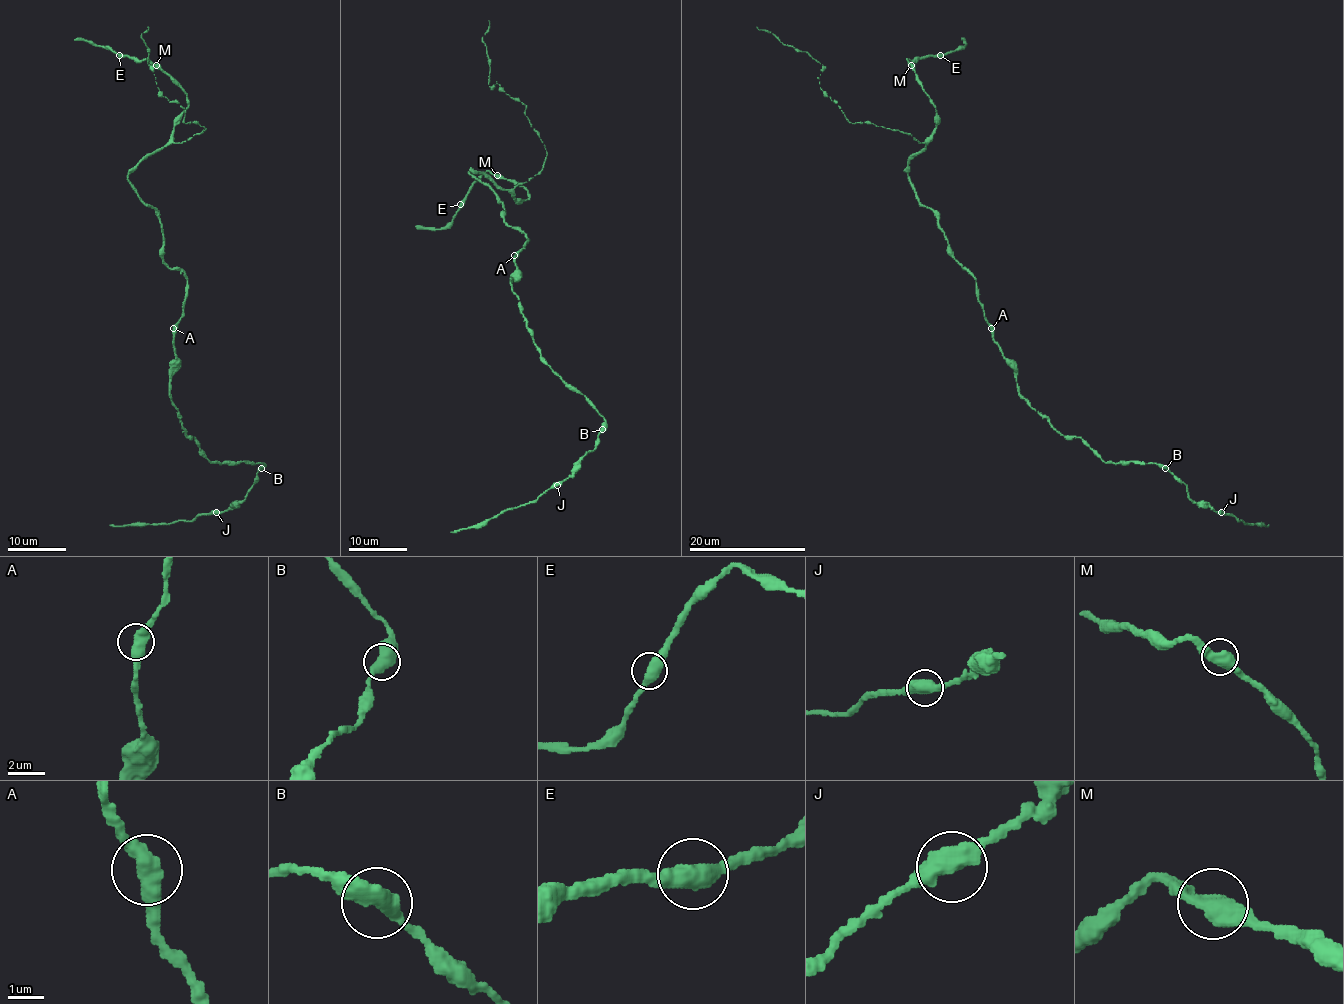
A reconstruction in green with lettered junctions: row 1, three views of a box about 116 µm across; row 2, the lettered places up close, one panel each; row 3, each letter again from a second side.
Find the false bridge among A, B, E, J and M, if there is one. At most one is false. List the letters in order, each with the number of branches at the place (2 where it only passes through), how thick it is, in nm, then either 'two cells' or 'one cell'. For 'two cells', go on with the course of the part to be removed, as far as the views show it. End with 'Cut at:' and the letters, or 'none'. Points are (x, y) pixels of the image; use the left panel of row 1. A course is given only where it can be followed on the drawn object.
A: branches 2; calibre 480 nm; one cell
B: branches 2; calibre 480 nm; one cell
E: branches 2; calibre 440 nm; one cell
J: branches 2; calibre 480 nm; one cell
M: branches 2; calibre 480 nm; one cell
Cut at: none

